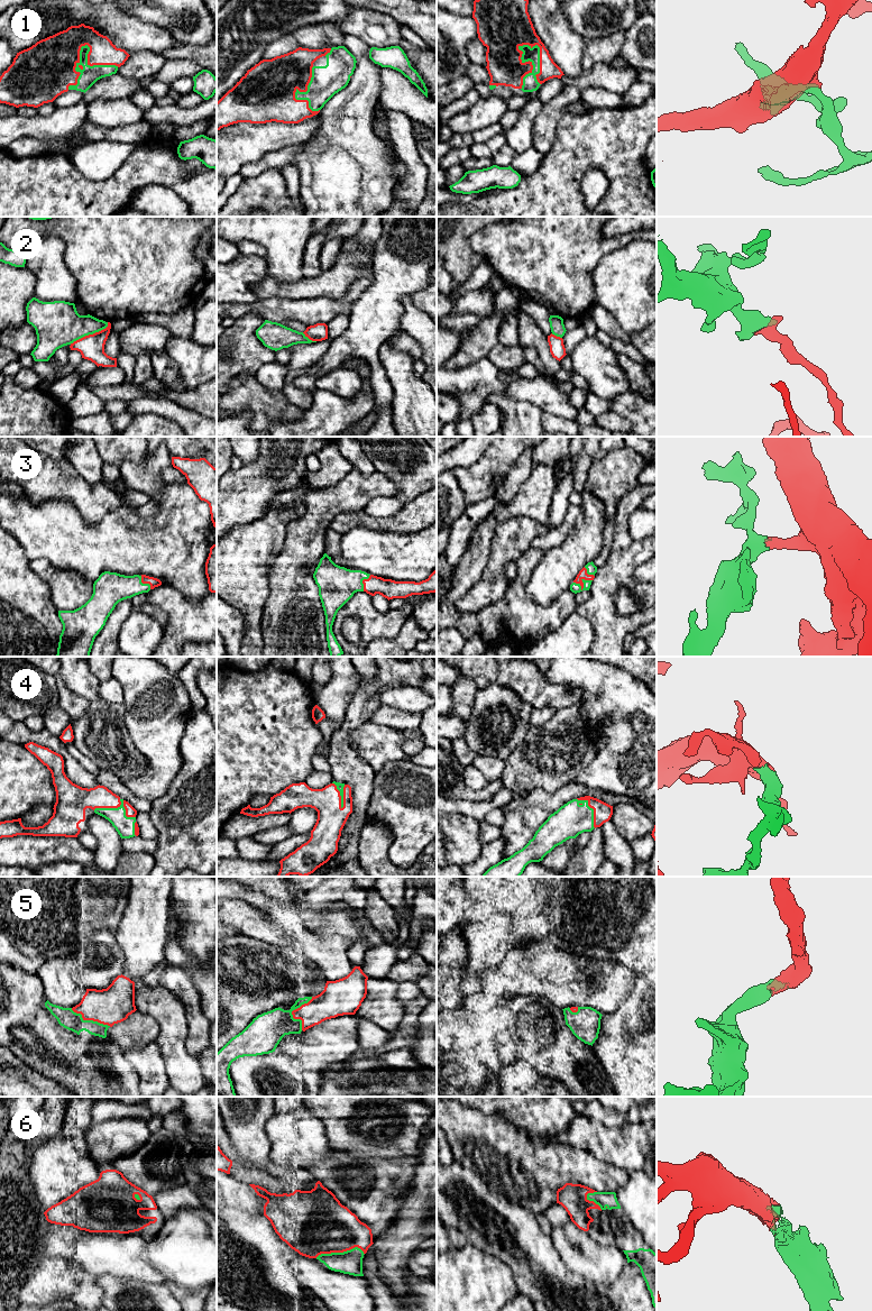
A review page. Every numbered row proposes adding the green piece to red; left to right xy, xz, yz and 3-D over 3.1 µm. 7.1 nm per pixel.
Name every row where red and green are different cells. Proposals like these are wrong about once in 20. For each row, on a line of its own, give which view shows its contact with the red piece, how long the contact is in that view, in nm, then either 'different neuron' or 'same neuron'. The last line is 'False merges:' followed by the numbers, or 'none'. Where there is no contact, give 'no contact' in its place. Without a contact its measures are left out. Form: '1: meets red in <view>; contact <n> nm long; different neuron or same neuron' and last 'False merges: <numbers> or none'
1: meets red in xy; contact 400 nm long; same neuron
2: meets red in xy; contact 320 nm long; different neuron
3: meets red in yz; contact 140 nm long; same neuron
4: meets red in xy; contact 300 nm long; same neuron
5: meets red in xz; contact 260 nm long; same neuron
6: meets red in xz; contact 360 nm long; same neuron
False merges: 2

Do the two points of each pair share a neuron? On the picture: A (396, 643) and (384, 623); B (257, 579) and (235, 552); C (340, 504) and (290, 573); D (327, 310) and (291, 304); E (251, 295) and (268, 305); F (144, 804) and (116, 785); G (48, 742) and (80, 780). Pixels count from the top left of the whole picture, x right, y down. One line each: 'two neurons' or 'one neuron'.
A: two neurons
B: one neuron
C: one neuron
D: one neuron
E: two neurons
F: one neuron
G: one neuron

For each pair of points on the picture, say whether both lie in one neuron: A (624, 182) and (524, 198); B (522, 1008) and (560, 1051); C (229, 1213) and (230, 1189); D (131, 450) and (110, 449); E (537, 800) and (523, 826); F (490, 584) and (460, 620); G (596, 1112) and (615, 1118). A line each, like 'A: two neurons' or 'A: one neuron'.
A: one neuron
B: one neuron
C: two neurons
D: one neuron
E: one neuron
F: two neurons
G: one neuron

